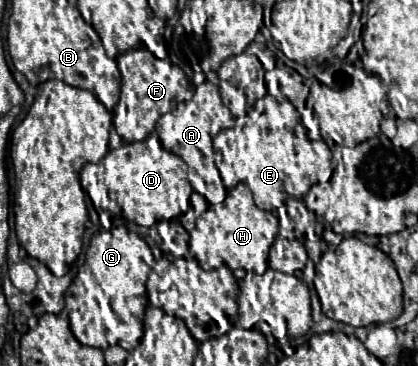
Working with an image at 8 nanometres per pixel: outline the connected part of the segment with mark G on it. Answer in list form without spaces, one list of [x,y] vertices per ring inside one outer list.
[[[114,227],[112,230],[101,229],[90,240],[88,250],[86,250],[86,262],[80,266],[78,270],[78,276],[72,280],[68,292],[66,292],[66,310],[68,310],[68,316],[70,316],[70,328],[74,332],[74,336],[78,338],[80,344],[84,346],[94,346],[94,348],[100,348],[100,350],[106,350],[108,346],[122,346],[124,350],[134,350],[138,344],[140,344],[140,338],[142,338],[142,312],[146,308],[146,280],[148,280],[148,274],[150,274],[151,264],[155,262],[155,258],[148,244],[134,232],[130,232],[126,227]]]

